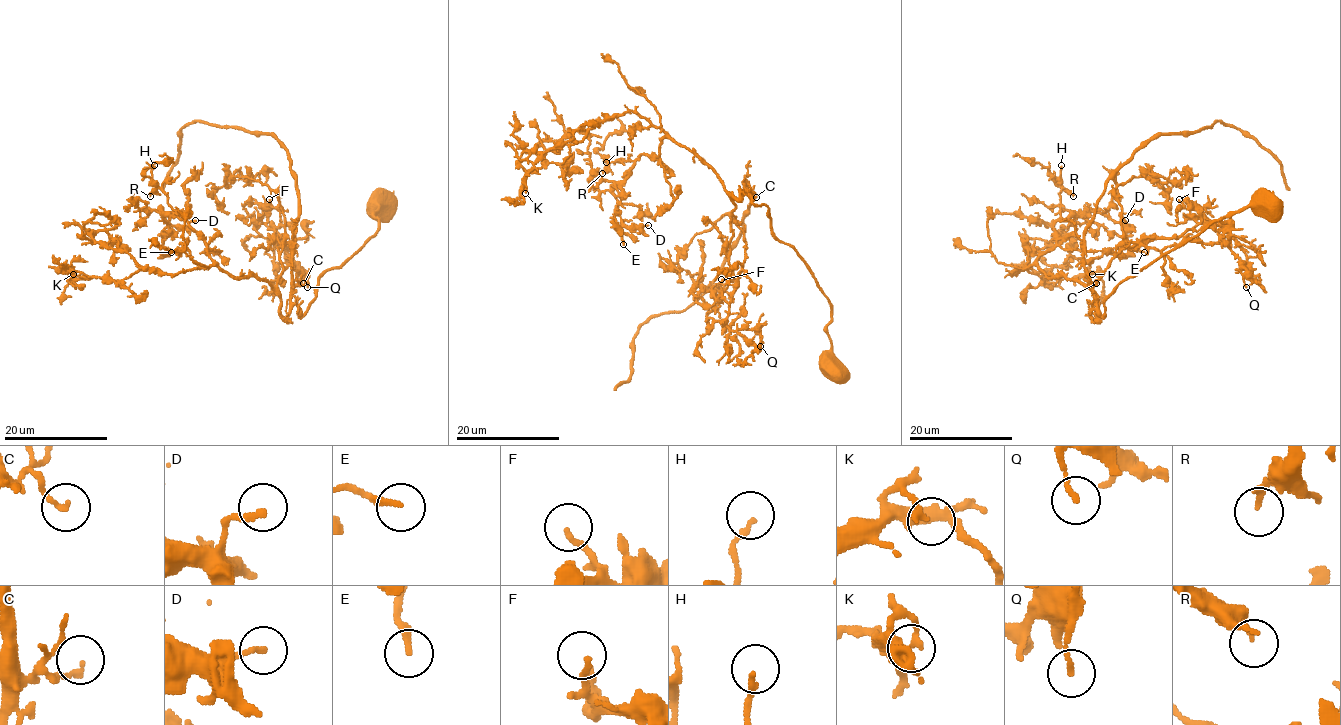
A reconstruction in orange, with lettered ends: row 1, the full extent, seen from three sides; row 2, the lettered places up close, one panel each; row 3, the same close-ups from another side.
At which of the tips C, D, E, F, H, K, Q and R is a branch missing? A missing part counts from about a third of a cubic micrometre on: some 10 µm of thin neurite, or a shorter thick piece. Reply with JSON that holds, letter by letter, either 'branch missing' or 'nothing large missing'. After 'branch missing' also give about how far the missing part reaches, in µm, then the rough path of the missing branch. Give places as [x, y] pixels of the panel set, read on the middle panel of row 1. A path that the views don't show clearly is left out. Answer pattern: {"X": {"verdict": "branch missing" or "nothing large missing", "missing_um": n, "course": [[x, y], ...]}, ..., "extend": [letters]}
{"C": {"verdict": "nothing large missing"}, "D": {"verdict": "nothing large missing"}, "E": {"verdict": "nothing large missing"}, "F": {"verdict": "nothing large missing"}, "H": {"verdict": "nothing large missing"}, "K": {"verdict": "nothing large missing"}, "Q": {"verdict": "nothing large missing"}, "R": {"verdict": "nothing large missing"}, "extend": []}

